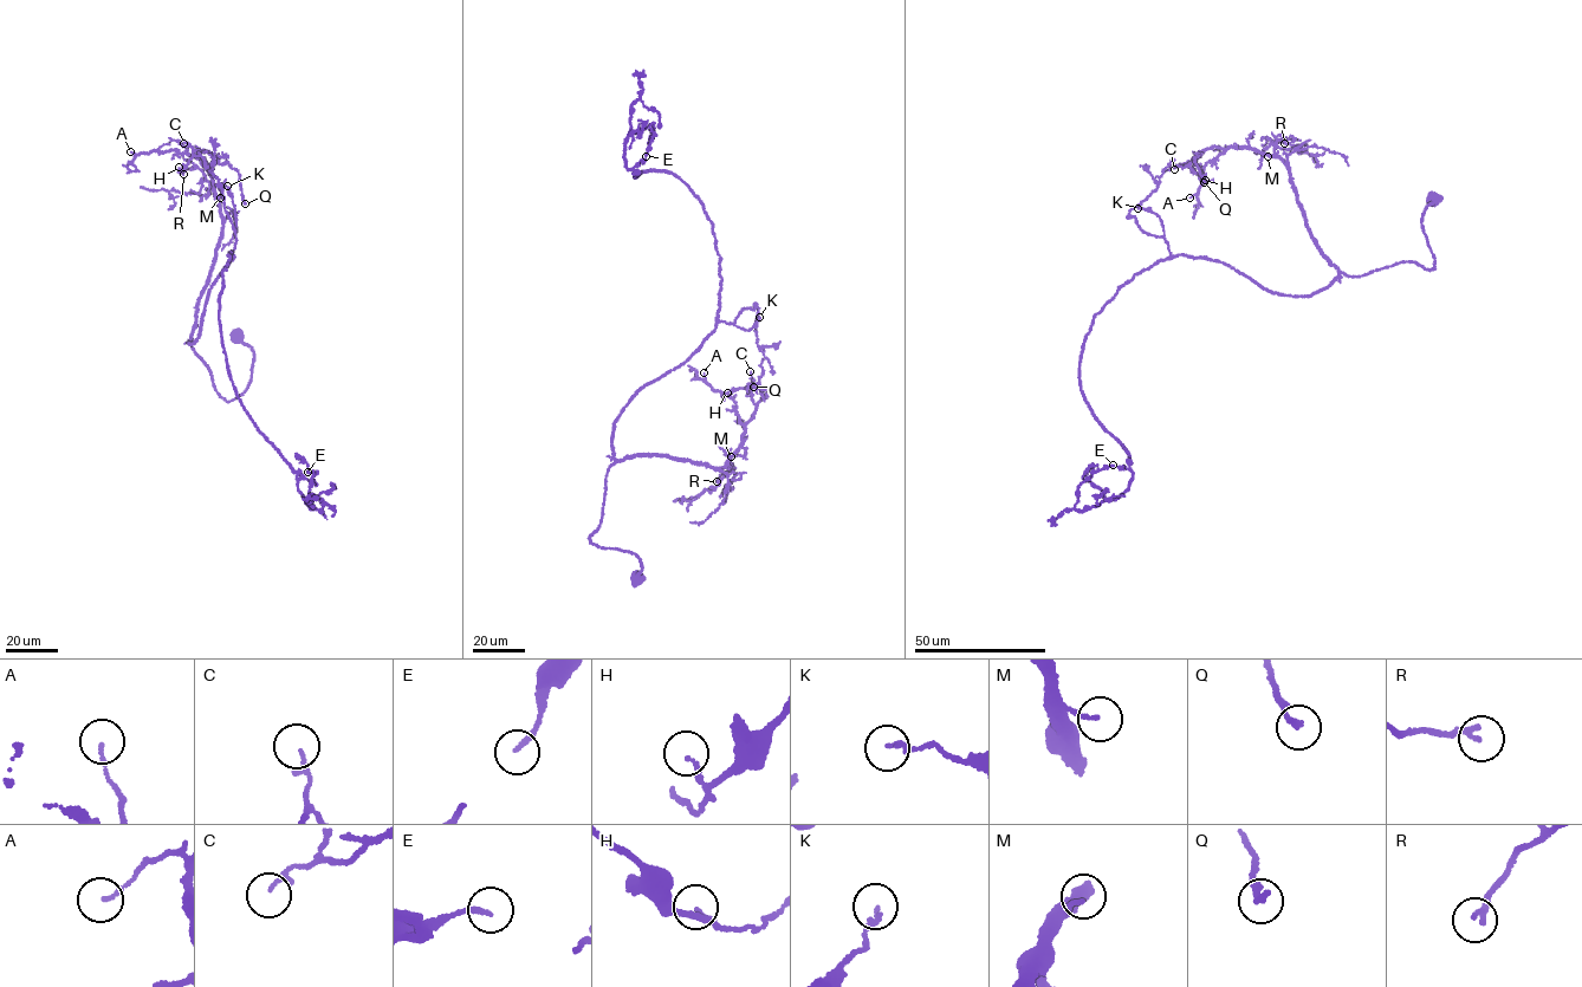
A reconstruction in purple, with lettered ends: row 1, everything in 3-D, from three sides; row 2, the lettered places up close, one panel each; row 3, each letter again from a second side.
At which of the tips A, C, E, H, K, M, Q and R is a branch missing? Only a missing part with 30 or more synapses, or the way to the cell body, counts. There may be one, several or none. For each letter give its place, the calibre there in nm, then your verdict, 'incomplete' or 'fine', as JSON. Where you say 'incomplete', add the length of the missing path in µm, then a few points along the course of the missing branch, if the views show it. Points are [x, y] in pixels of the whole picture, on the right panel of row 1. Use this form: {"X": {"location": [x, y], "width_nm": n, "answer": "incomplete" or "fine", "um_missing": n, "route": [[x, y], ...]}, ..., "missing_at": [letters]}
{"A": {"location": [1190, 197], "width_nm": 120, "answer": "fine"}, "C": {"location": [1174, 169], "width_nm": 130, "answer": "fine"}, "E": {"location": [1113, 465], "width_nm": 170, "answer": "fine"}, "H": {"location": [1205, 180], "width_nm": 130, "answer": "fine"}, "K": {"location": [1138, 208], "width_nm": 110, "answer": "fine"}, "M": {"location": [1268, 156], "width_nm": 120, "answer": "fine"}, "Q": {"location": [1204, 182], "width_nm": 200, "answer": "fine"}, "R": {"location": [1284, 143], "width_nm": 190, "answer": "fine"}, "missing_at": []}

